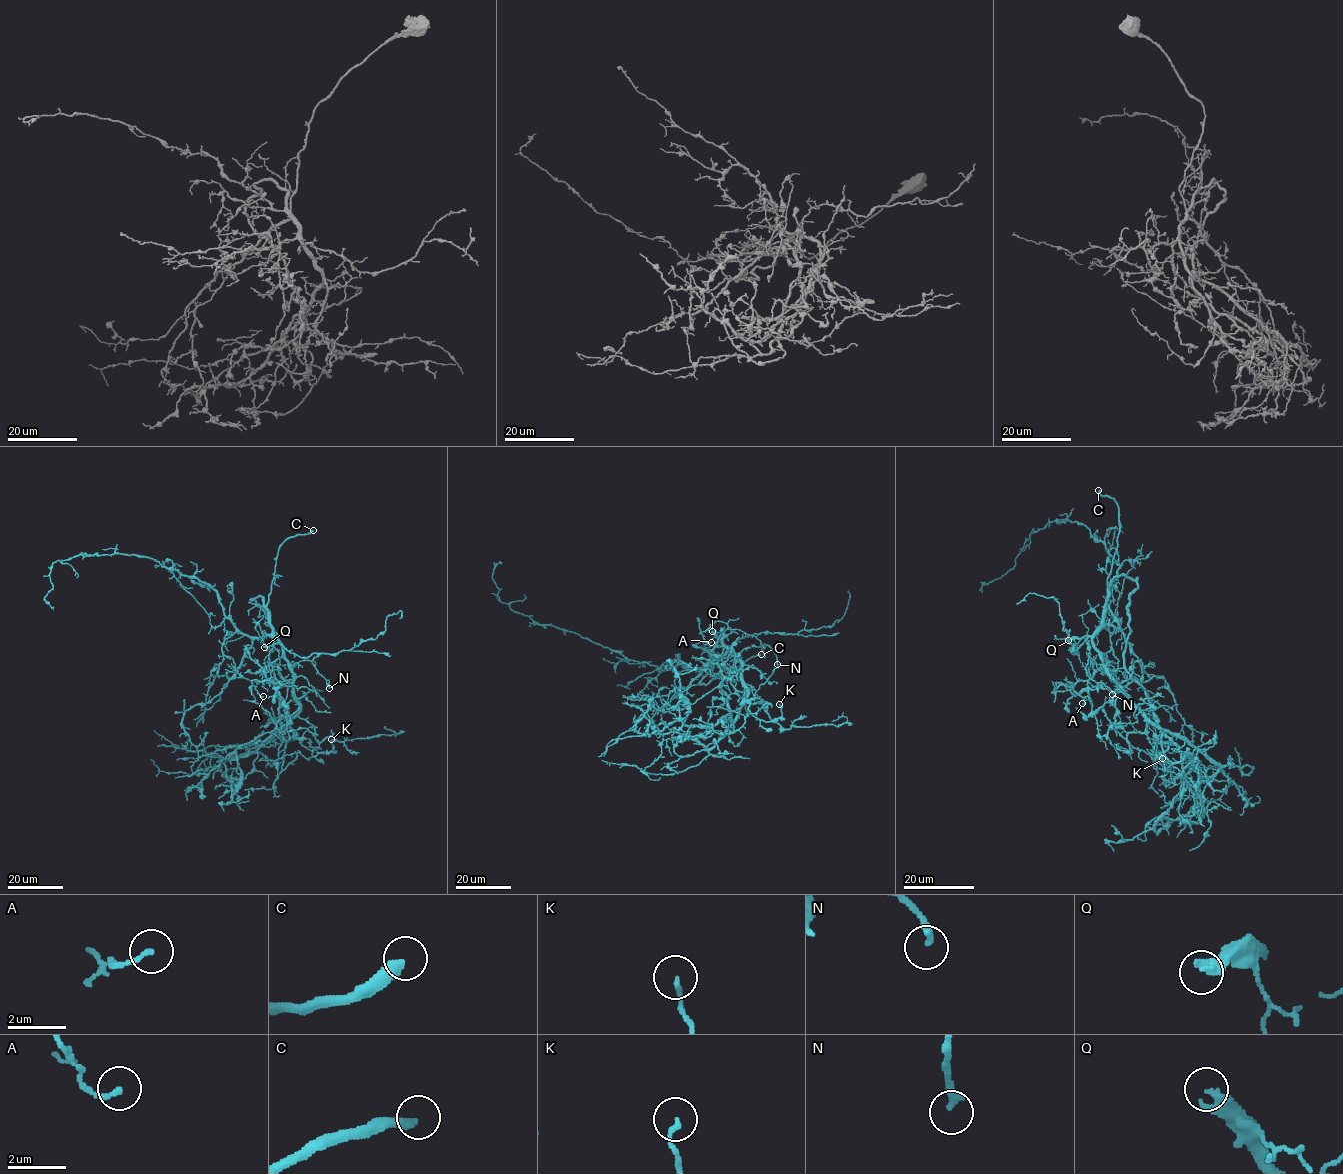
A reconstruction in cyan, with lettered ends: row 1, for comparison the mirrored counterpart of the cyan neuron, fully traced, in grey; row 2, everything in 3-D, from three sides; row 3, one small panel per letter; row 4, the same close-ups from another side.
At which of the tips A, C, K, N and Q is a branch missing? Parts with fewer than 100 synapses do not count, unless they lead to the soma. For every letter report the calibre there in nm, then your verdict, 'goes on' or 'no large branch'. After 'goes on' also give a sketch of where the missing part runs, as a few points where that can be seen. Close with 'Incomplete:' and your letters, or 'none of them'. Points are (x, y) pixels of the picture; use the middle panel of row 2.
A: calibre 160 nm; no large branch
C: calibre 360 nm; goes on; course (761, 654), (786, 654), (810, 647), (834, 647), (838, 642)
K: calibre 140 nm; no large branch
N: calibre 240 nm; no large branch
Q: calibre 360 nm; goes on; course (712, 631), (700, 625), (698, 619), (701, 613), (674, 602), (655, 582), (634, 582), (611, 573), (584, 547)
Incomplete: C, Q

